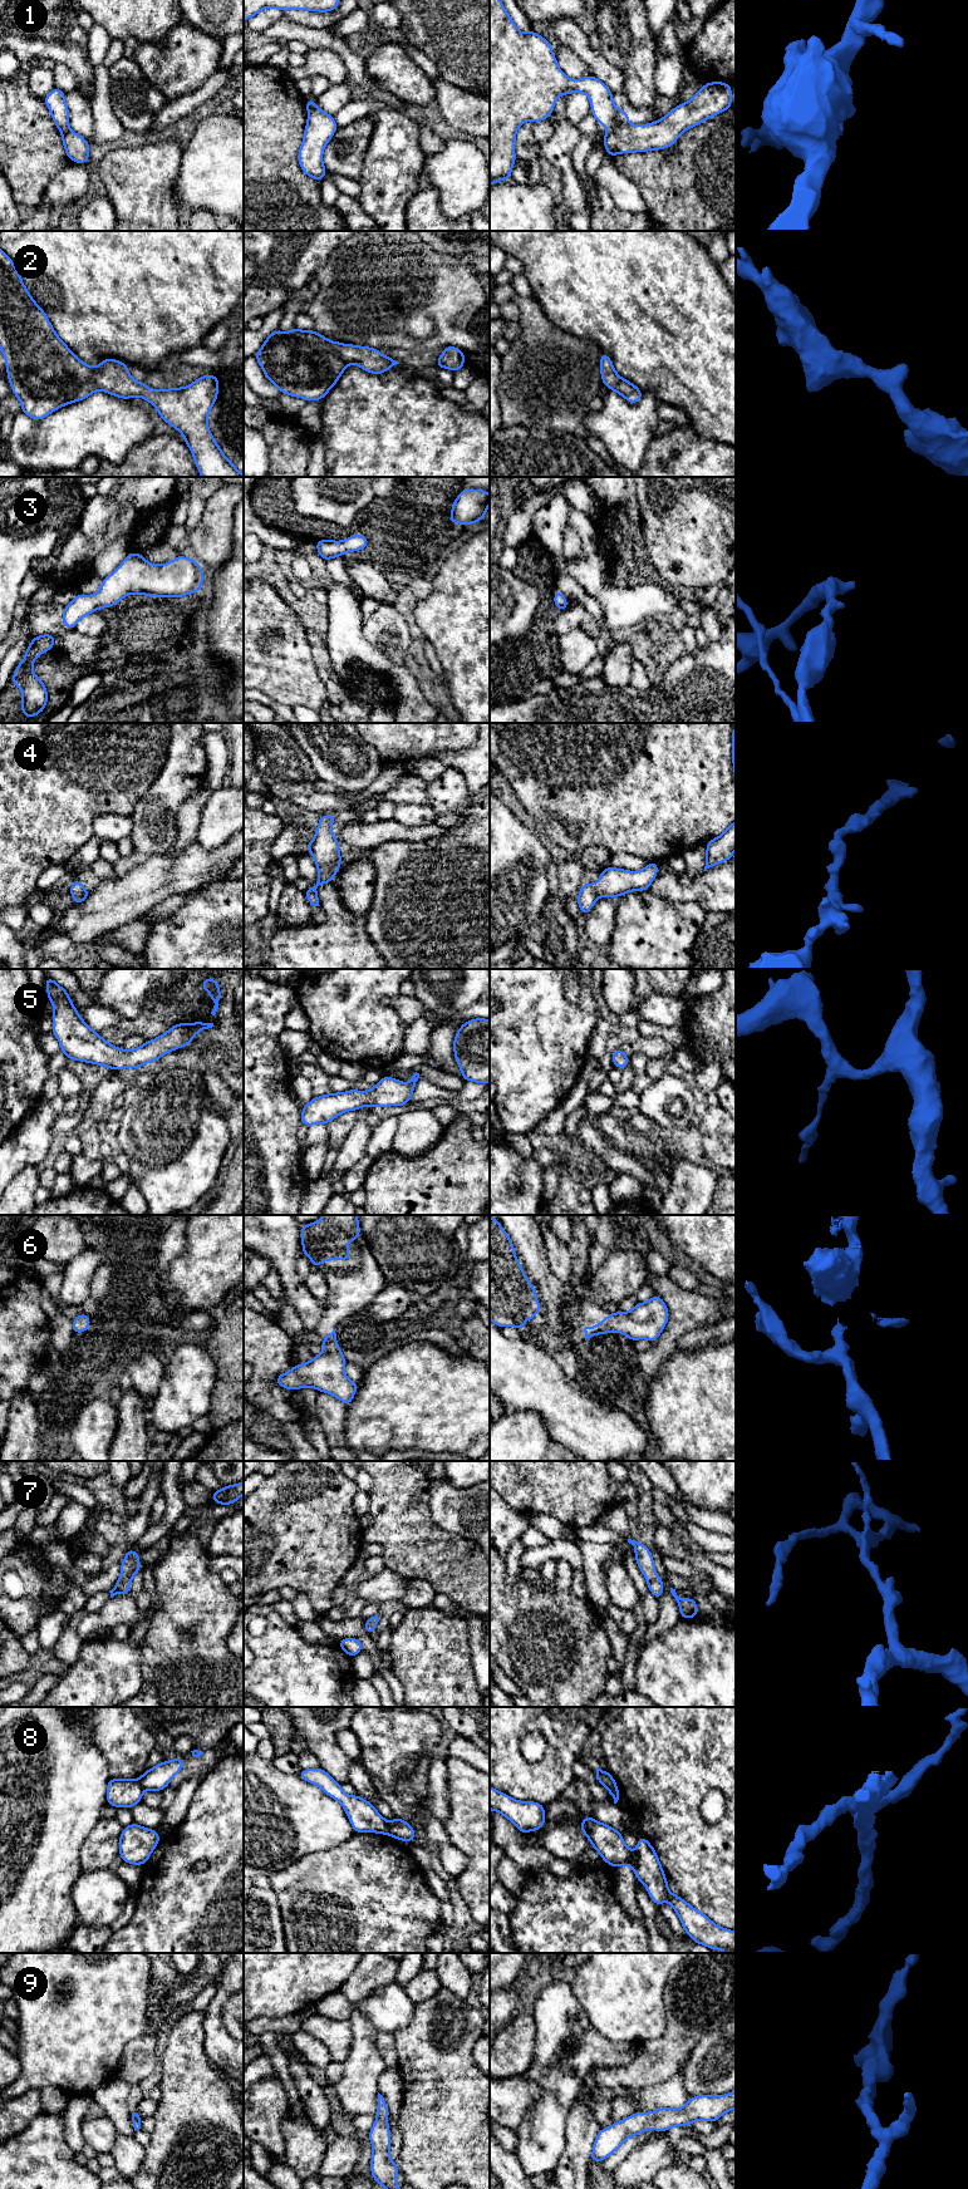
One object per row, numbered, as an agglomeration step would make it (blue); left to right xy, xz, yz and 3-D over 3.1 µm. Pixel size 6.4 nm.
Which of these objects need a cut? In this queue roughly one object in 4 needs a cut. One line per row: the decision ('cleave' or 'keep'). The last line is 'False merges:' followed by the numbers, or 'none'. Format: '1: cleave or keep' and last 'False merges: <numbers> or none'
1: keep
2: keep
3: keep
4: keep
5: keep
6: keep
7: keep
8: cleave
9: keep
False merges: 8

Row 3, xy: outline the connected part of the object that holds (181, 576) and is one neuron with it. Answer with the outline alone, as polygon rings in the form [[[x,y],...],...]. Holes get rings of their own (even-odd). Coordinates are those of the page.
[[[129,552],[107,577],[95,595],[78,594],[63,610],[63,624],[74,629],[77,623],[100,607],[110,607],[129,594],[182,597],[201,591],[205,572],[195,559],[178,555],[175,560],[153,565],[141,554]]]

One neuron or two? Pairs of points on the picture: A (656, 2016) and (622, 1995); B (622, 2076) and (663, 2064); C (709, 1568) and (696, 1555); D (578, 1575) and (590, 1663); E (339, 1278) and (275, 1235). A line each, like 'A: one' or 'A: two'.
A: one
B: one
C: one
D: two
E: two

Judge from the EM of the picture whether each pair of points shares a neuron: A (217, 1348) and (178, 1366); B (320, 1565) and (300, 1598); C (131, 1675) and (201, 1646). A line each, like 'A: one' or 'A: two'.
A: two
B: two
C: two

